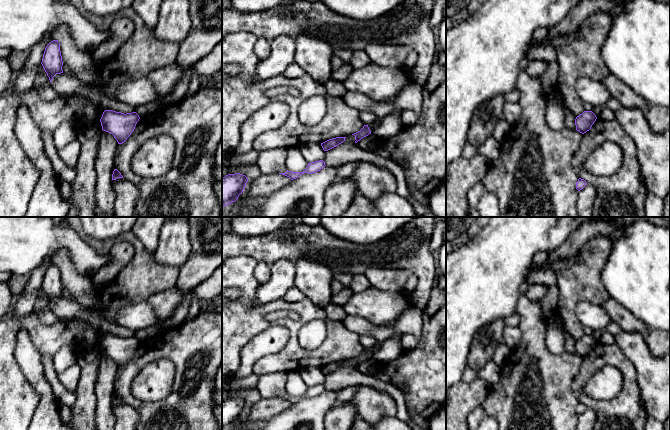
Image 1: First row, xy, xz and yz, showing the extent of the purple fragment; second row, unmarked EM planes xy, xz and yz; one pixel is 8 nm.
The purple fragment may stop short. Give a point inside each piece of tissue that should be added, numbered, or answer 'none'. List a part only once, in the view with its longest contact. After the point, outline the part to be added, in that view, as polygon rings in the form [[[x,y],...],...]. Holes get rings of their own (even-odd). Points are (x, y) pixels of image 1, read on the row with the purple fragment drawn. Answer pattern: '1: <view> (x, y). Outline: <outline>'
none

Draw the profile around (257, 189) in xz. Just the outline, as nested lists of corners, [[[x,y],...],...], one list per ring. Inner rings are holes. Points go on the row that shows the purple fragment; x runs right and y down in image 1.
[[[282,174],[261,175],[254,180],[249,180],[244,190],[247,196],[246,202],[261,200],[290,182],[291,179]]]

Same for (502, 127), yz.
[[[502,117],[496,124],[493,136],[498,141],[499,145],[501,146],[505,135],[511,129],[510,125],[506,122],[505,118]]]

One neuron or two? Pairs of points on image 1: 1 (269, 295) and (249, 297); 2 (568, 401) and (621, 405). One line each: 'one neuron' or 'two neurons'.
1: two neurons
2: two neurons

